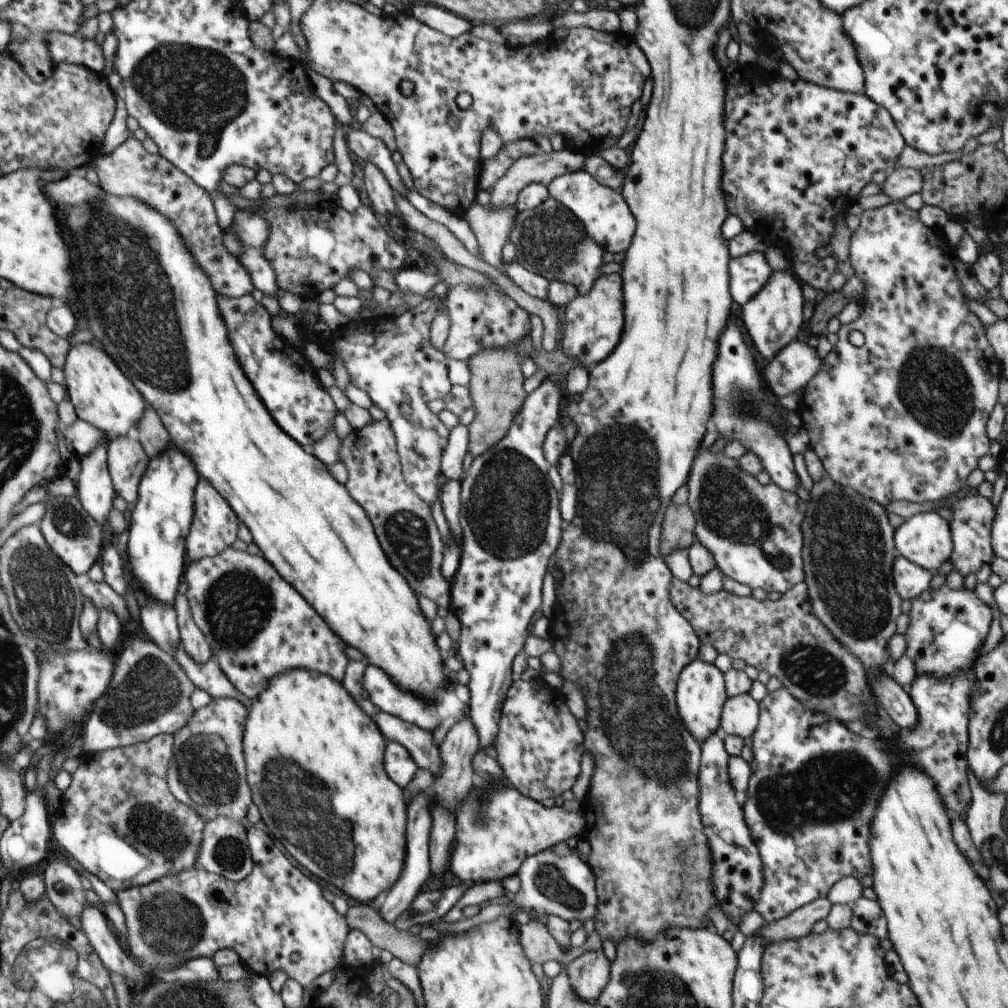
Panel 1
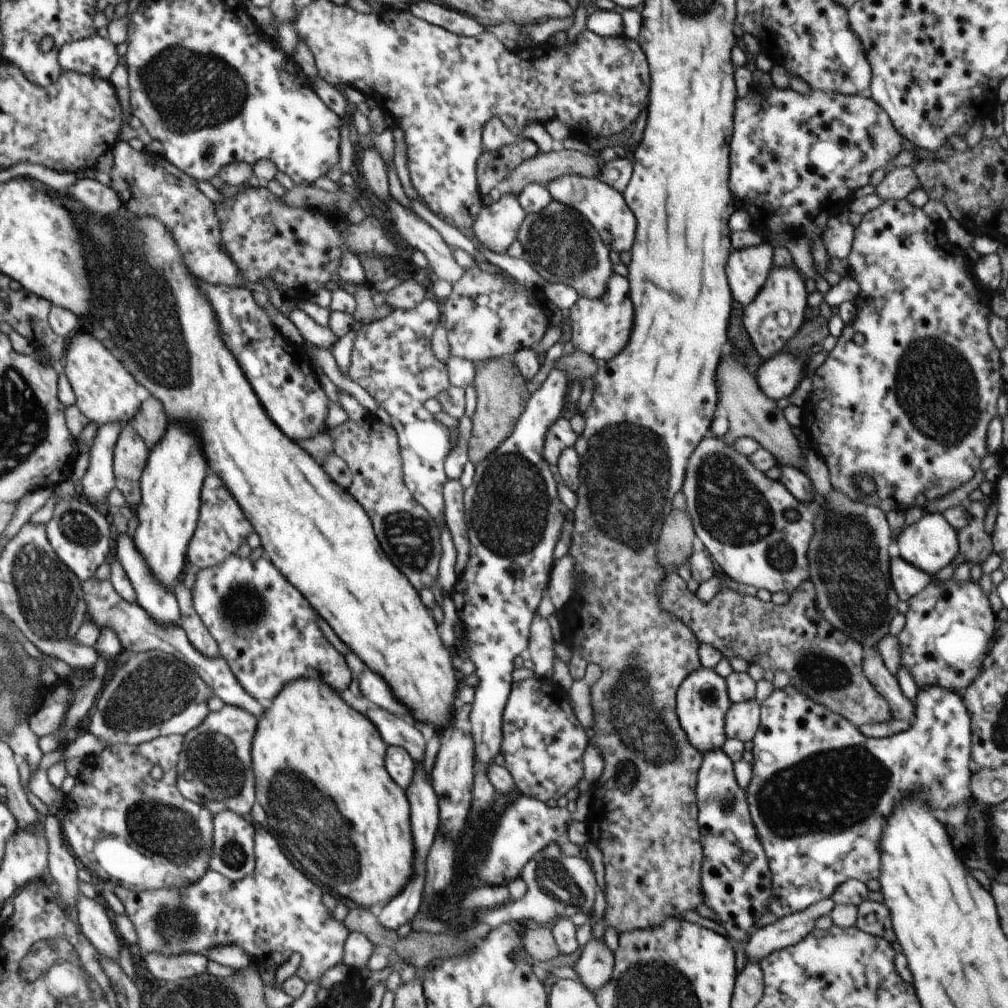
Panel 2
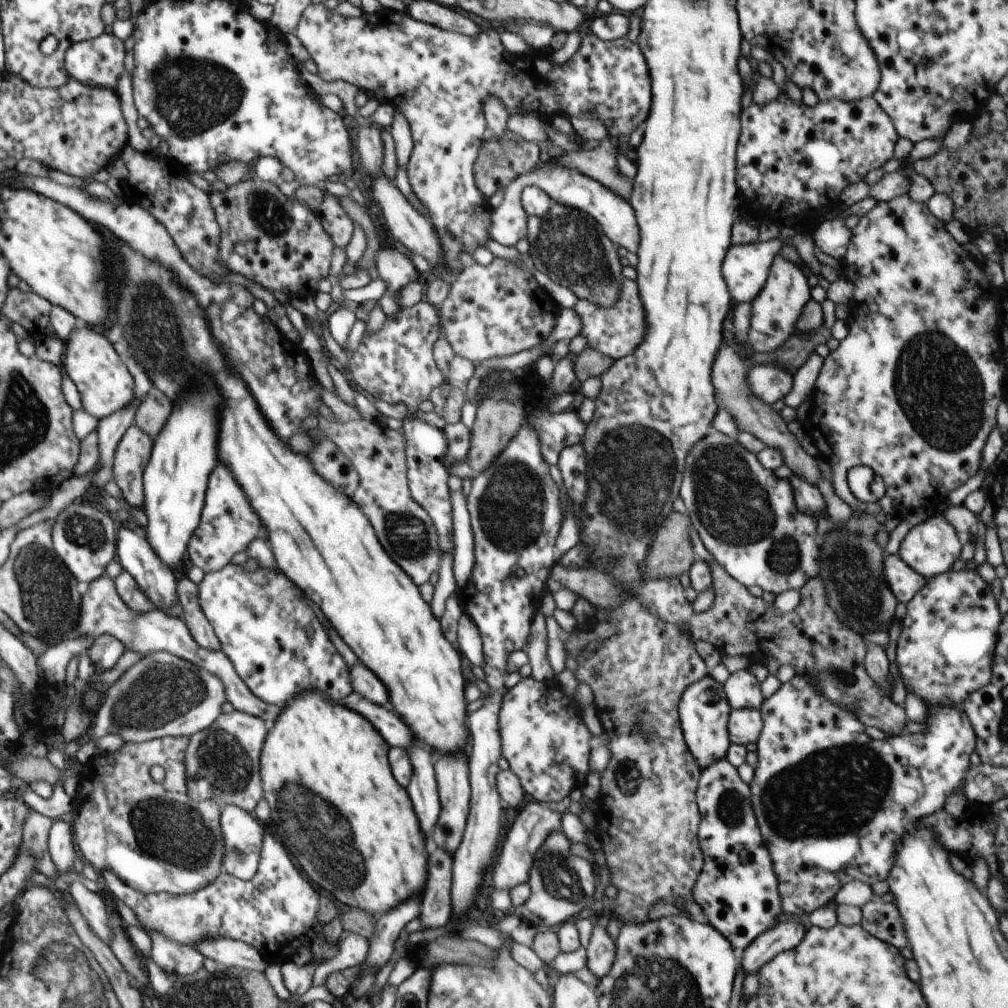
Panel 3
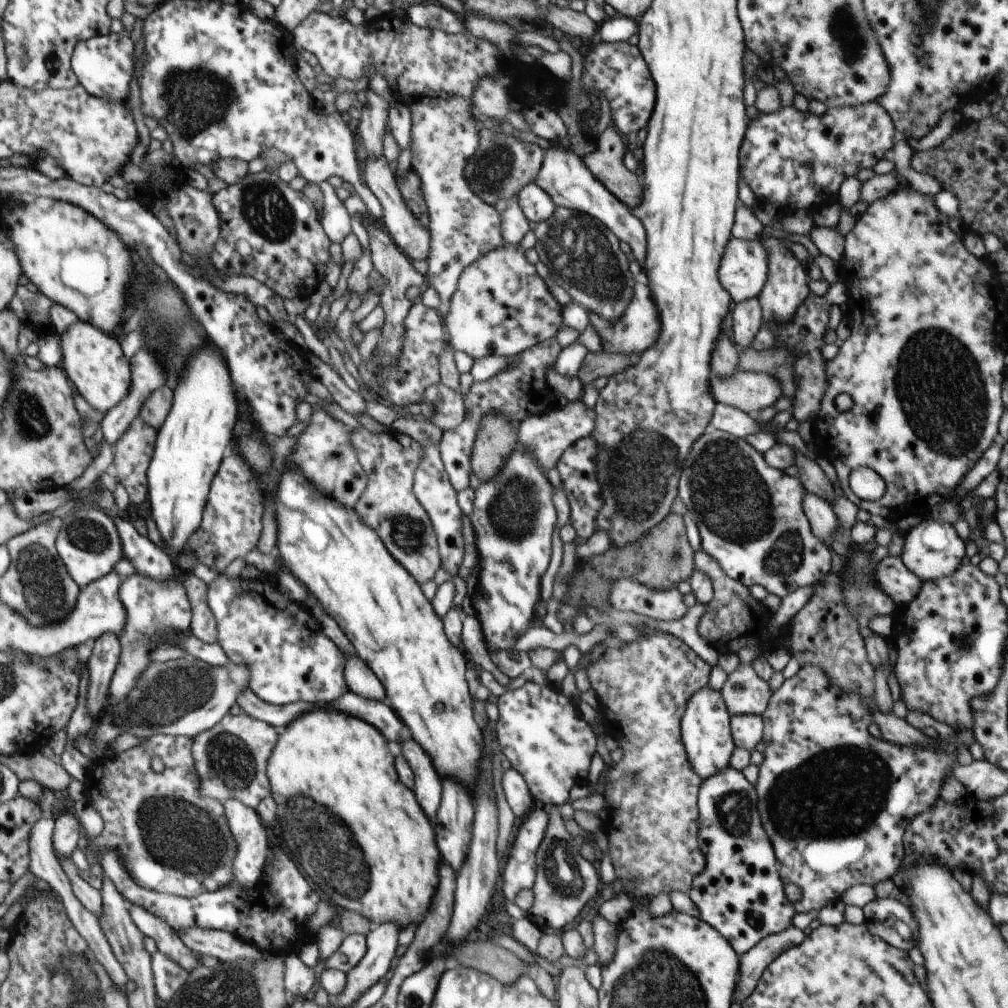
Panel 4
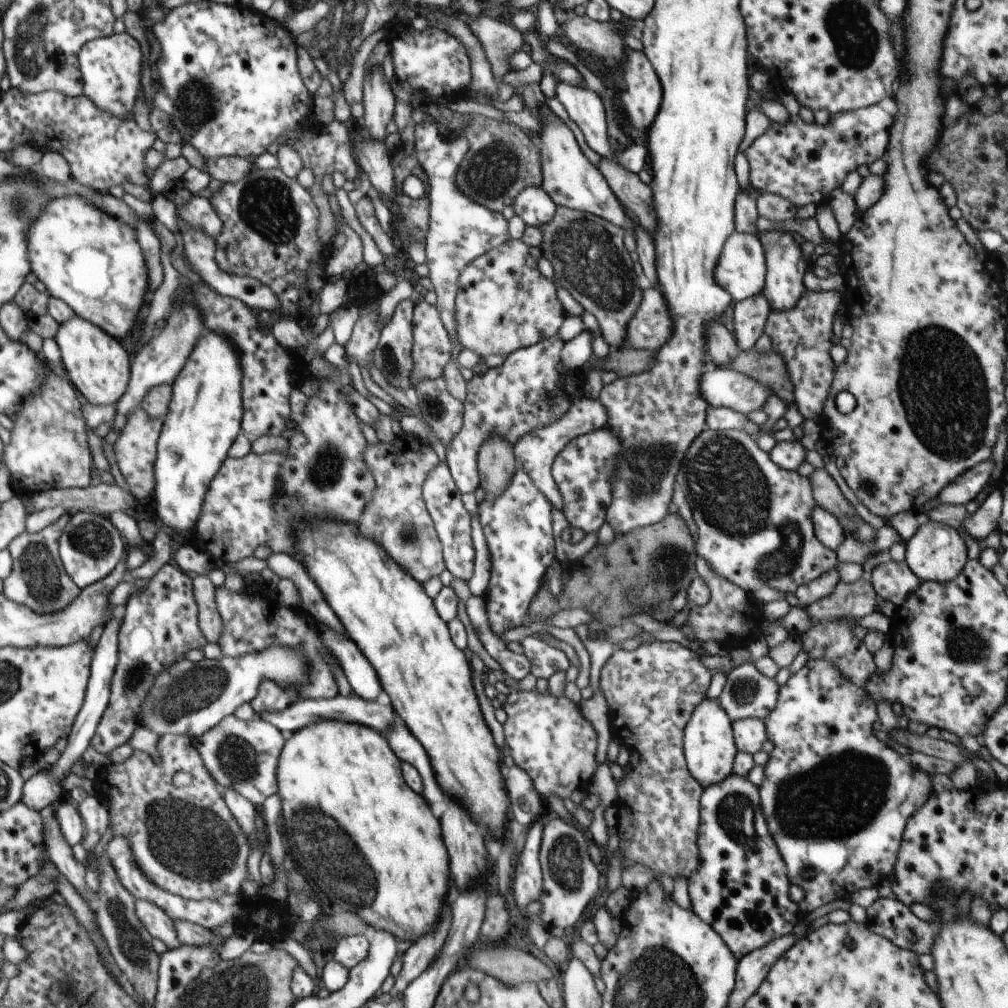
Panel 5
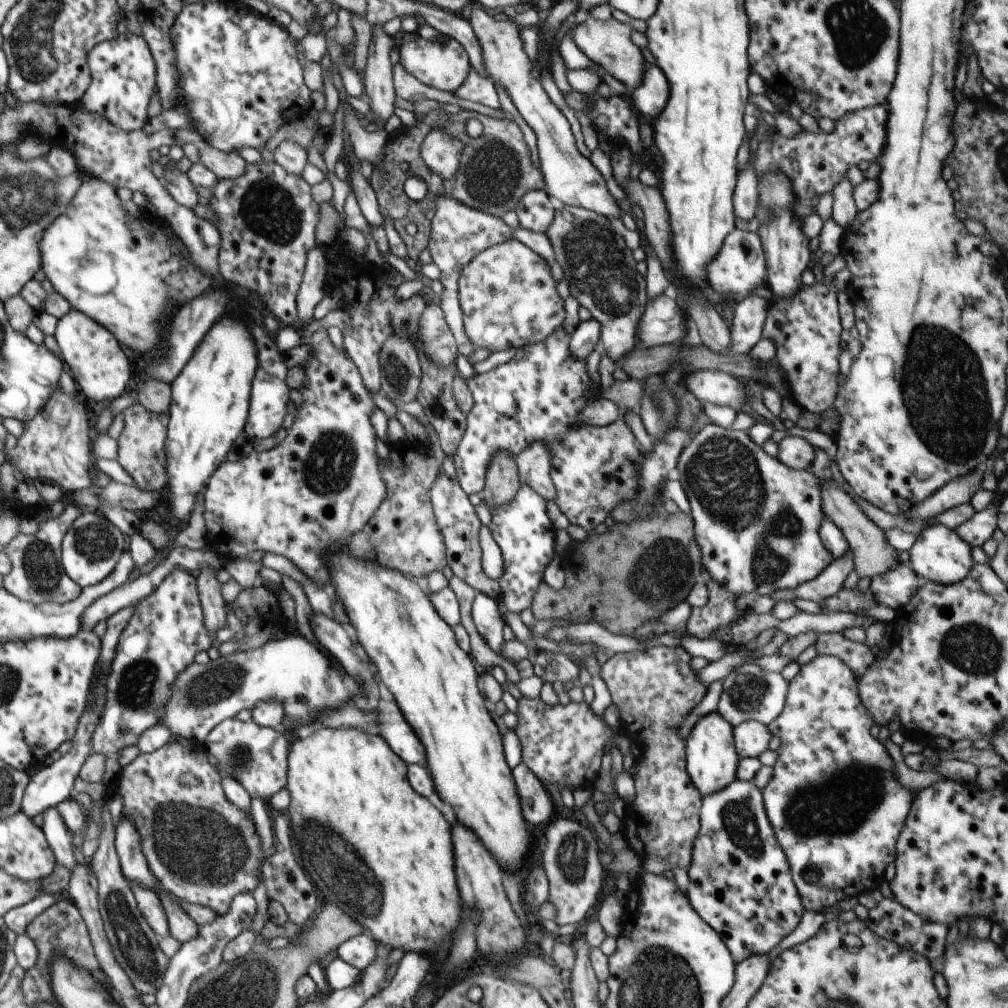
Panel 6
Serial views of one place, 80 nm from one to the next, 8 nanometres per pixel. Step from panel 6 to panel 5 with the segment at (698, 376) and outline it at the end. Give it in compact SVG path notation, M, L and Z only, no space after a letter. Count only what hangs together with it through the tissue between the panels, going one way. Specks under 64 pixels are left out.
M712 368L704 374L704 380L700 376L699 382L700 396L704 394L709 406L726 407L743 415L762 408L766 398L774 394L753 378L728 368Z

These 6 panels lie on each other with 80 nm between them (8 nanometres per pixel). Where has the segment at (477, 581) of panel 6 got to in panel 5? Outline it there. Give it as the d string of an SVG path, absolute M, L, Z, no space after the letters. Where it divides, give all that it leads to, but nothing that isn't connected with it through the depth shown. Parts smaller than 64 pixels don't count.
M439 462L434 470L428 473L423 484L422 494L442 543L445 568L457 579L468 582L474 574L474 545L472 545L472 536L470 535L472 532L470 520L472 518L460 499L462 493L458 490L446 463Z

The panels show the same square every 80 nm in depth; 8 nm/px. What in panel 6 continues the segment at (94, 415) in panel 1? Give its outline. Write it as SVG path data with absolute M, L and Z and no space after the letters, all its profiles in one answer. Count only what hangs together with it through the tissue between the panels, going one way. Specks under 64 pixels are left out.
M72 308L57 322L55 339L60 347L60 354L68 363L70 374L75 380L78 391L86 399L96 402L111 402L126 390L132 370L128 356L124 354L118 338L98 321L92 320L86 313Z

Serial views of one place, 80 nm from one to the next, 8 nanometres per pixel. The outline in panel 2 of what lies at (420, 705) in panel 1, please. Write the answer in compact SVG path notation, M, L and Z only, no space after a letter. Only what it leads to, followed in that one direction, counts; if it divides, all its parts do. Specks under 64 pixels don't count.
M366 668L366 672L362 672L362 674L358 676L358 688L360 688L362 694L364 694L370 702L374 702L376 706L386 708L388 712L396 712L396 714L400 714L400 716L408 716L408 710L394 698L394 694L392 694L392 690L388 688L388 684L384 682L384 678L378 676L378 674L374 674L372 670Z

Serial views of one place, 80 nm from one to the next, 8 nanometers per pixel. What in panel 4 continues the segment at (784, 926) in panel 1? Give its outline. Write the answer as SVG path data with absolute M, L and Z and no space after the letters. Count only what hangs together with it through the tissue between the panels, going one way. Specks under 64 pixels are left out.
M790 926L782 932L763 938L745 952L739 959L739 979L734 1000L742 1004L755 991L768 965L789 948L799 945L806 937L803 930Z

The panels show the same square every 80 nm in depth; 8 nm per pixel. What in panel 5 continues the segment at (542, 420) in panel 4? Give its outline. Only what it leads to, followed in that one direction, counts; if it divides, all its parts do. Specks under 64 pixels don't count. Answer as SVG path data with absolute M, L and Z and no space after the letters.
M582 396L578 398L578 400L575 400L567 414L559 418L554 424L528 433L515 444L513 453L515 454L518 468L521 467L524 471L528 472L536 488L558 510L563 512L563 498L557 487L557 482L554 480L551 473L551 468L556 456L565 448L565 444L570 442L570 439L592 432L593 430L601 429L605 425L608 425L608 420L606 407L599 399Z

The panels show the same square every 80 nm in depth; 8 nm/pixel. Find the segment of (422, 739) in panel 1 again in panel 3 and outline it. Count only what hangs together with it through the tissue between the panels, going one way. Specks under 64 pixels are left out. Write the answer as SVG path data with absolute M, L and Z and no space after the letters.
M360 700L356 704L350 704L348 708L352 708L354 712L360 712L364 718L368 718L376 730L380 730L382 738L390 744L390 746L410 746L412 742L412 732L408 730L408 726L390 710L370 702L370 700Z

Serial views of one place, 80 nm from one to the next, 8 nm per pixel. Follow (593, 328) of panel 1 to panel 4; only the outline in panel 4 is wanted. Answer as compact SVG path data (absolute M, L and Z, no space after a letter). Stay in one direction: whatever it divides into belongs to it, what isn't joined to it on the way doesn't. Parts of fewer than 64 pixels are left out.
M636 284L634 286L634 300L632 304L628 306L625 313L619 321L615 323L609 323L601 316L589 312L589 322L593 324L593 327L600 334L603 344L603 350L613 353L622 353L630 355L630 352L644 352L648 350L652 344L656 344L658 340L658 334L660 334L660 316L658 316L658 310L656 310L656 304L652 300L652 292L646 284Z

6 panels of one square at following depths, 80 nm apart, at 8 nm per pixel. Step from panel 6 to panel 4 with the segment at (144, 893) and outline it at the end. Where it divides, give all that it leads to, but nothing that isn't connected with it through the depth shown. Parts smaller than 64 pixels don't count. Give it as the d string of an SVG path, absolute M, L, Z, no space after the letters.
M140 905L130 906L130 914L135 925L156 941L158 951L174 959L183 969L193 971L200 965L198 954L192 952L179 934L162 918Z

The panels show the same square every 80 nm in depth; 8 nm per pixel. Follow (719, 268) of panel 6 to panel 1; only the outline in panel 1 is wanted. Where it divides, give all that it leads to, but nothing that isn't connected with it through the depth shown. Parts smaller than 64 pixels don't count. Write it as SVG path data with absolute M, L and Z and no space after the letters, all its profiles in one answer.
M752 251L730 260L730 292L744 306L768 282L773 273L763 251Z

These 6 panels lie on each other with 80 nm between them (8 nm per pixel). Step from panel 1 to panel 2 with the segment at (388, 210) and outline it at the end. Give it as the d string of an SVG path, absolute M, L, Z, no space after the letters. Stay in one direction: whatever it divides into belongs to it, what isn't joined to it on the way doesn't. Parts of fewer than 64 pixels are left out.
M365 148L362 151L362 172L364 178L374 195L385 204L389 199L389 180L387 177L387 166L382 156L375 148Z

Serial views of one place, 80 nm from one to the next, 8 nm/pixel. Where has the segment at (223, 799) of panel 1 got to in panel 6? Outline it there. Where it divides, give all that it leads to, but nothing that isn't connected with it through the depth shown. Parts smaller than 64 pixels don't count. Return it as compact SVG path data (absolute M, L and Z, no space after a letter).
M234 717L215 725L201 743L221 776L236 777L247 788L251 798L260 797L268 802L271 796L287 785L291 746L284 738L283 729L258 726L253 720L242 722Z

